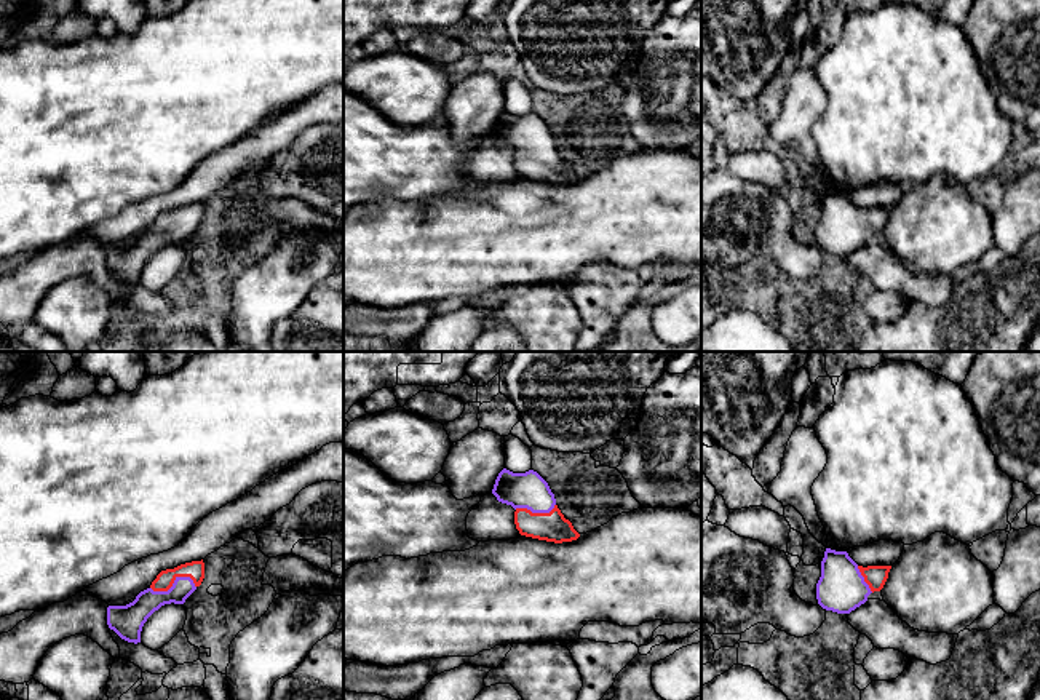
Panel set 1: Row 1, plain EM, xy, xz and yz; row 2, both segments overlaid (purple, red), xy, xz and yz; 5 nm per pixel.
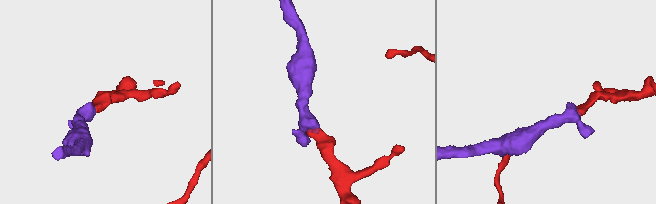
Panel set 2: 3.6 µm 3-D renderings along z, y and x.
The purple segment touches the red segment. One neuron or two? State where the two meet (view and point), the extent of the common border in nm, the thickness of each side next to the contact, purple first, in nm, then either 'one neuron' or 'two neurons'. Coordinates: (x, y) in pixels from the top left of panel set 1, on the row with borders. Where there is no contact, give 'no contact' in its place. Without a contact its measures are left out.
xy (173, 584) | 240 nm | 130/90 nm | one neuron

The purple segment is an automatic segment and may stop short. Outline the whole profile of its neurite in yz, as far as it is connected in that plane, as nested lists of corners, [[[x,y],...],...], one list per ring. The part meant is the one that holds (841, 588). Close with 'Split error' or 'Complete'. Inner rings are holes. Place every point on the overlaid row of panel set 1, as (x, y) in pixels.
[[[826,548],[821,561],[821,577],[816,583],[818,604],[837,614],[850,614],[867,601],[874,591],[880,591],[888,579],[891,566],[858,566],[847,551]]]. Split error

